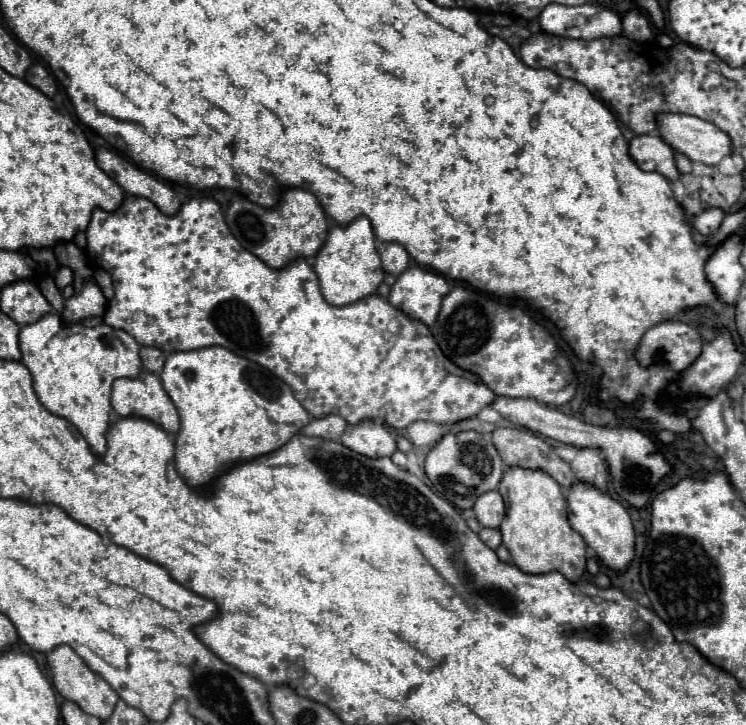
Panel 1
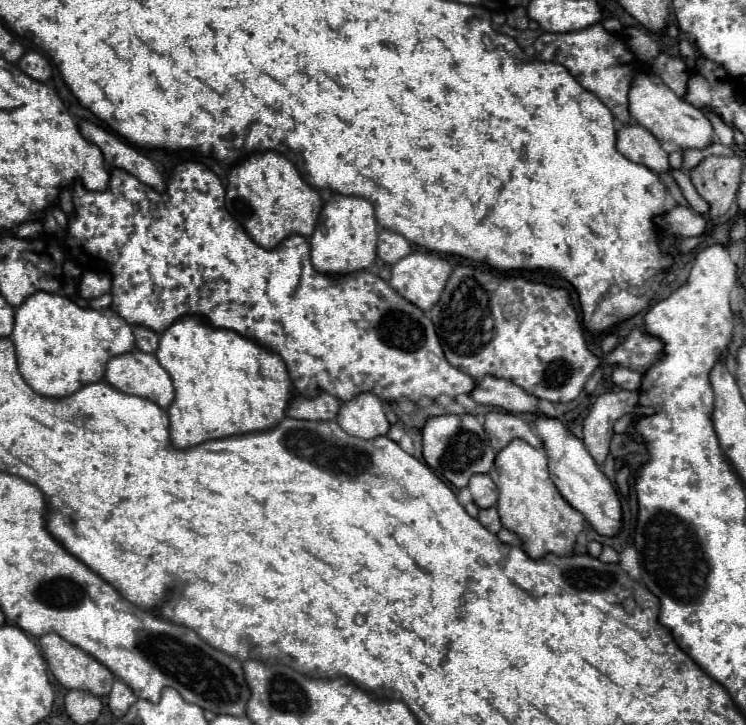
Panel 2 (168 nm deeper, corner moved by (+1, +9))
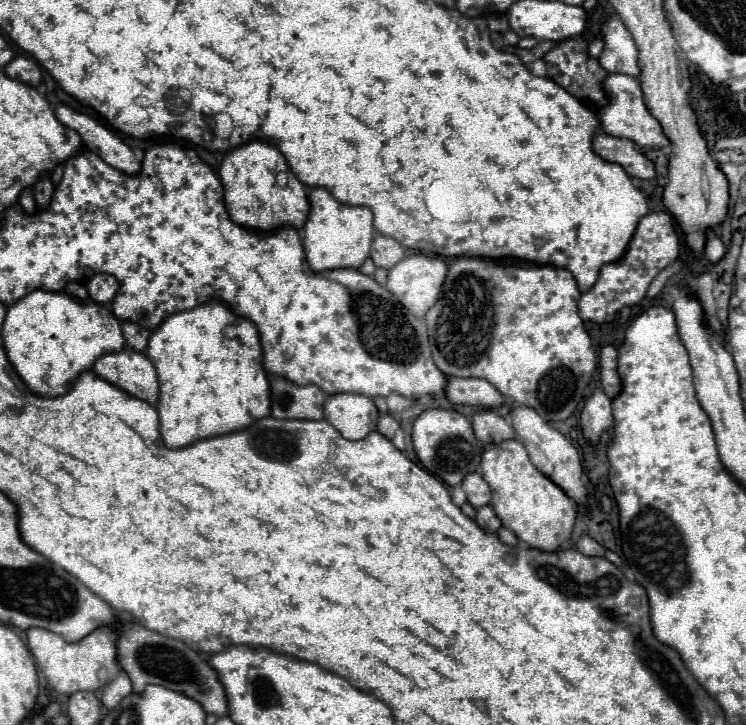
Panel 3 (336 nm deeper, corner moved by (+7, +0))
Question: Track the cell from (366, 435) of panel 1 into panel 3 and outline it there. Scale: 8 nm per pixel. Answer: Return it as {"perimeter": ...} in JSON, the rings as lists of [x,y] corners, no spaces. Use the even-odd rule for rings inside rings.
{"perimeter":[[[335,394],[329,396],[325,402],[325,420],[347,440],[363,440],[369,432],[377,430],[377,418],[379,412],[375,408],[375,402],[363,394]]]}

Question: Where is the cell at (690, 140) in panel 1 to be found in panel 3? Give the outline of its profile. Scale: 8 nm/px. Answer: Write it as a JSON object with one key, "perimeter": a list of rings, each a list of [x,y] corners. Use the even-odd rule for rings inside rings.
{"perimeter":[[[609,74],[607,80],[603,82],[605,92],[609,94],[609,104],[605,108],[595,108],[597,118],[601,122],[601,128],[611,134],[611,136],[619,136],[619,138],[629,138],[633,140],[637,146],[641,148],[665,148],[671,142],[667,140],[659,120],[655,120],[651,116],[651,112],[647,112],[647,106],[643,104],[643,92],[639,88],[639,80],[627,74]]]}

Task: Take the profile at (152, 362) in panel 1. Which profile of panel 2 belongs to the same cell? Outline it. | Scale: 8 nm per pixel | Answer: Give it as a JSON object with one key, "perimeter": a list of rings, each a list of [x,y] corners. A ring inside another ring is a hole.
{"perimeter":[[[135,325],[133,327],[133,335],[135,335],[135,345],[137,349],[145,351],[145,353],[155,353],[157,351],[157,343],[159,343],[159,335],[147,327]]]}

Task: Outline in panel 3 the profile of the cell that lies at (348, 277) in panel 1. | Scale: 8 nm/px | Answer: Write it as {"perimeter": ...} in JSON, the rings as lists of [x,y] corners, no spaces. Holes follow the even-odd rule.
{"perimeter":[[[315,188],[309,196],[311,214],[303,226],[303,248],[309,266],[315,272],[335,268],[361,268],[369,258],[373,230],[373,212],[365,206],[349,206],[335,200],[325,188]]]}

